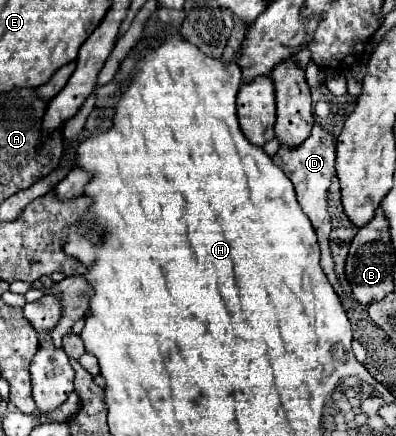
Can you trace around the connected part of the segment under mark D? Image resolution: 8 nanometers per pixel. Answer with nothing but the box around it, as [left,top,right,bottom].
[273,123,341,293]

